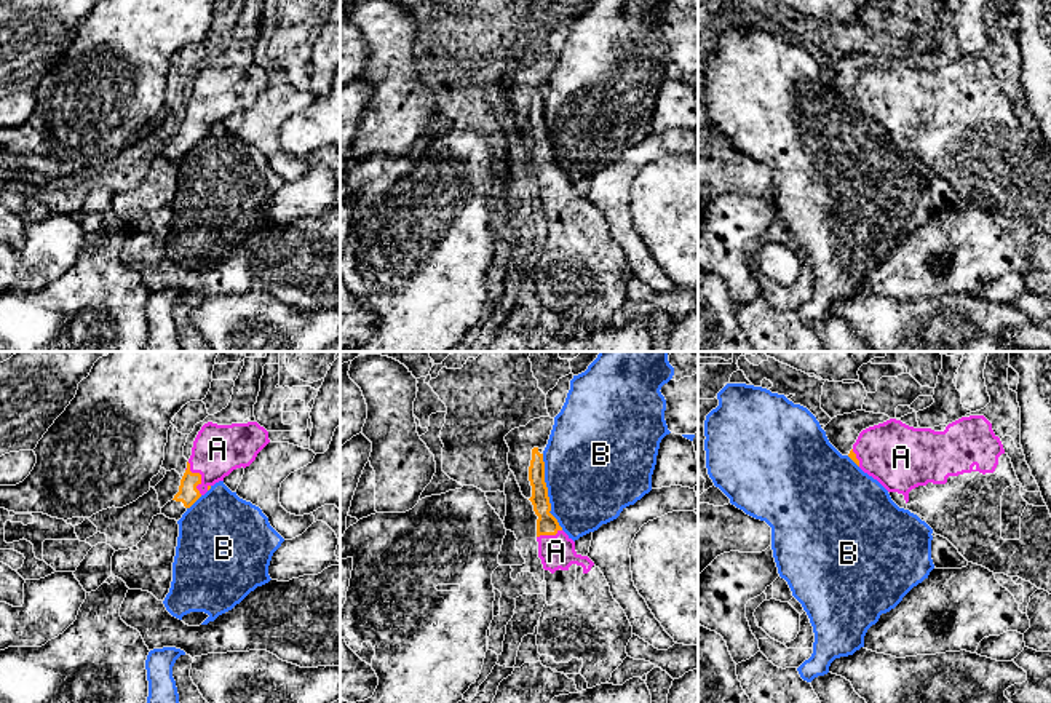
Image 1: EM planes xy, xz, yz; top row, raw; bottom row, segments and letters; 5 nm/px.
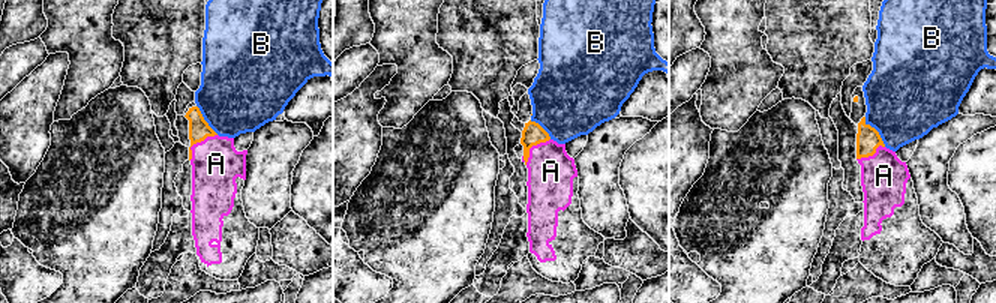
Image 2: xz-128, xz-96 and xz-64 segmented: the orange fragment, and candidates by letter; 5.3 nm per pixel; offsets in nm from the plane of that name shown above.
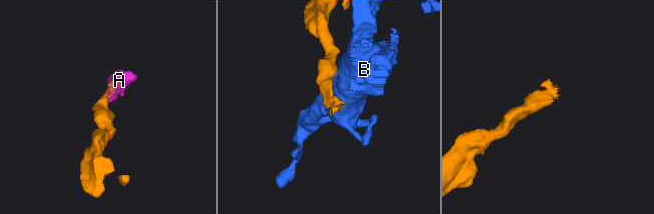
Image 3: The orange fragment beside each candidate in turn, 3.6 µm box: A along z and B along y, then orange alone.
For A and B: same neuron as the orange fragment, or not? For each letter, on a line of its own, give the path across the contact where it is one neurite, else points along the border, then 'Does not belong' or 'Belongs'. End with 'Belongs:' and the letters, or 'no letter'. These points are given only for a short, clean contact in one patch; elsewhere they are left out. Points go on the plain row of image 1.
A: Path across: xy (189, 136), (200, 119), (218, 91). Belongs
B: Does not belong
Belongs: A

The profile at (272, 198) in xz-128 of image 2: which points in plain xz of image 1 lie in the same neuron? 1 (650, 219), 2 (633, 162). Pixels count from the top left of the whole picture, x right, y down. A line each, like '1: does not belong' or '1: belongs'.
1: does not belong
2: belongs

